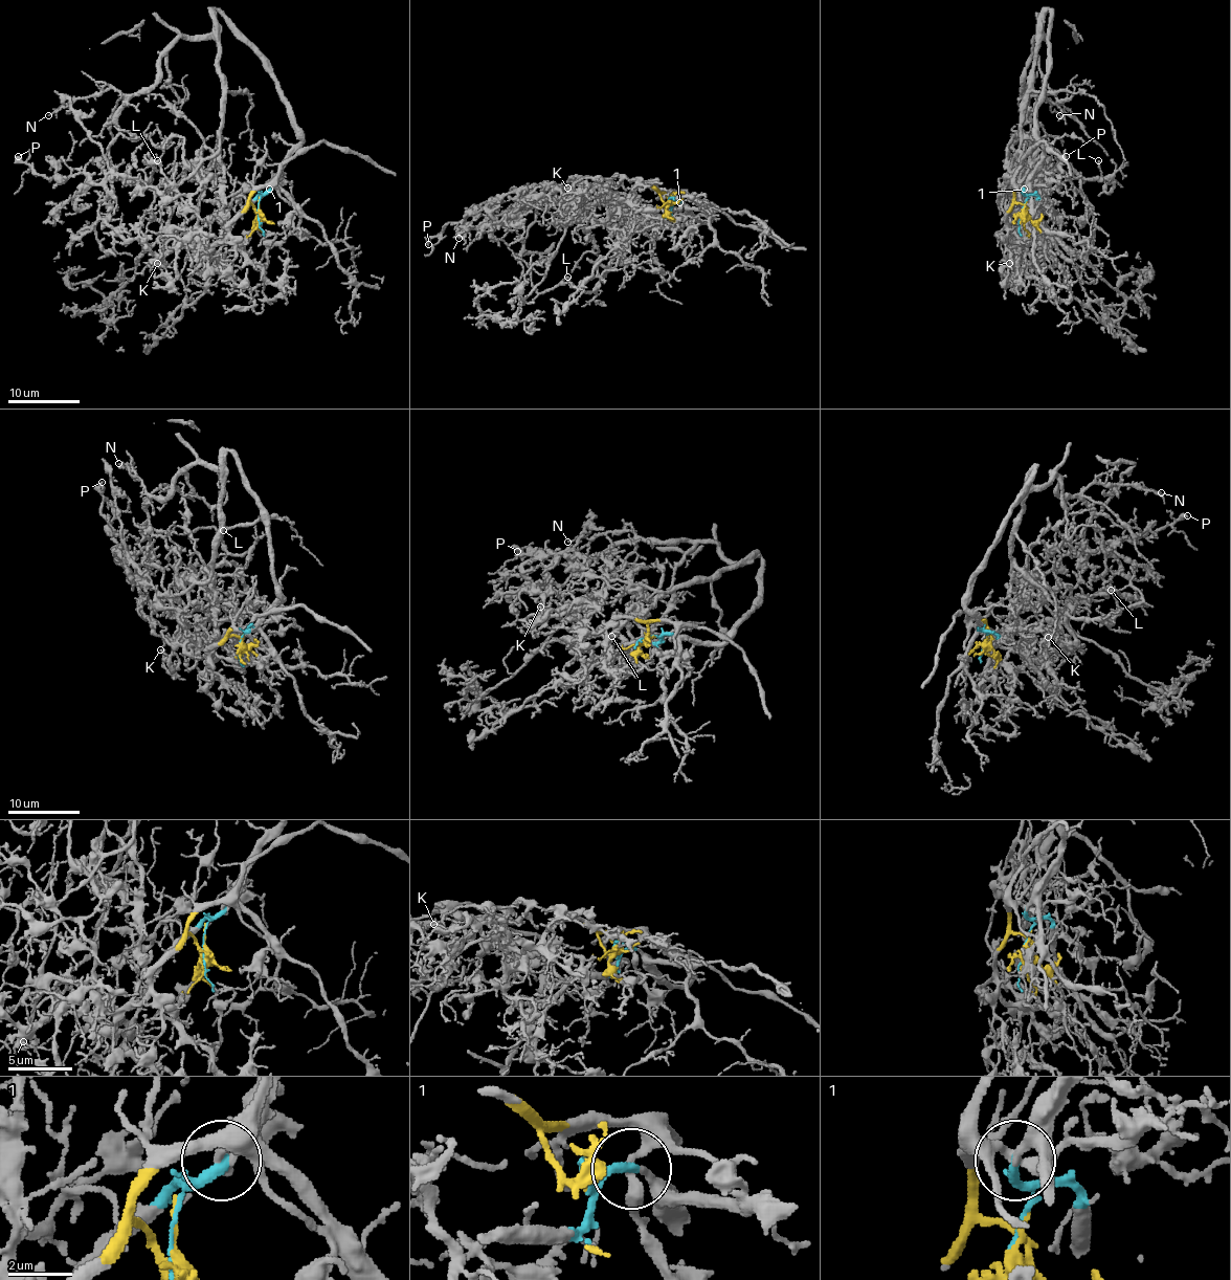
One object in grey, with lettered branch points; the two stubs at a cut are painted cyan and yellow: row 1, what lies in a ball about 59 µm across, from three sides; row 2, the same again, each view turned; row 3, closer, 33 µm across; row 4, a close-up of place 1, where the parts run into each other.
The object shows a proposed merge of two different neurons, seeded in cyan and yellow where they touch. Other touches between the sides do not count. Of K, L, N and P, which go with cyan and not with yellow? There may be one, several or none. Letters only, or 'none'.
L, N

